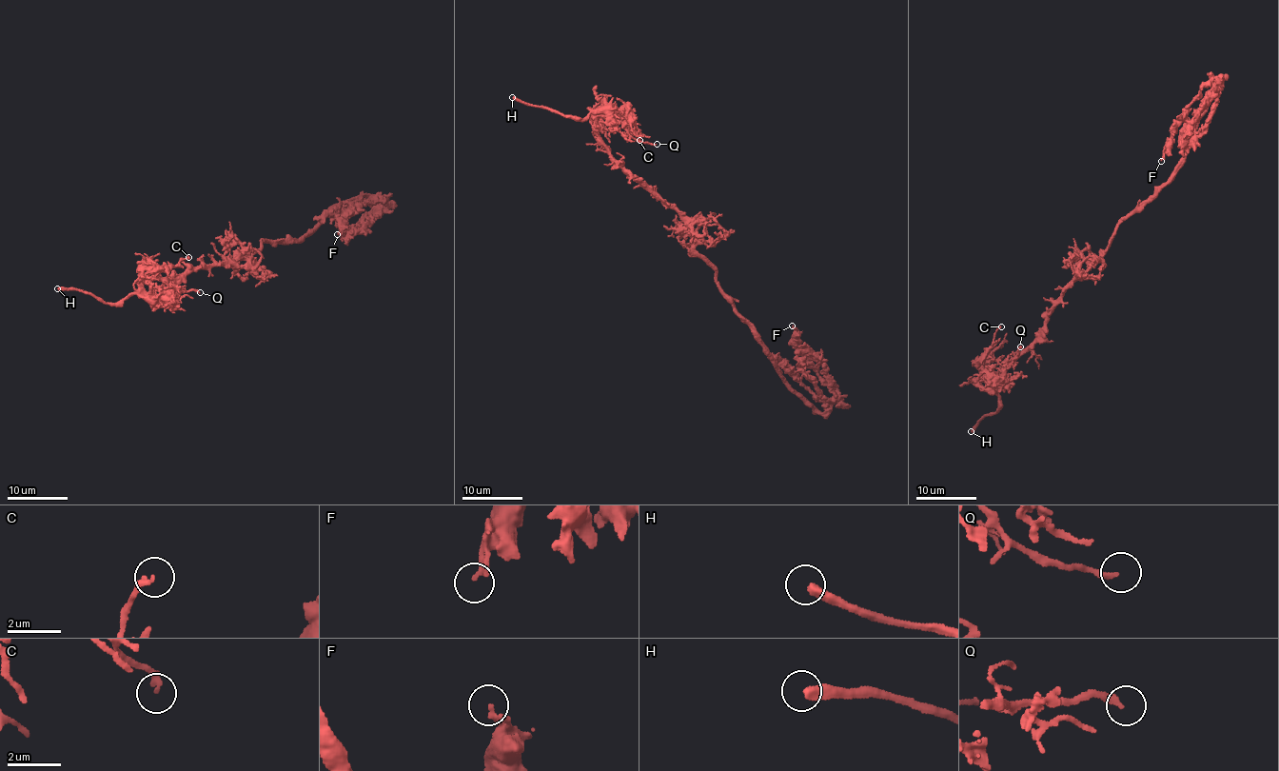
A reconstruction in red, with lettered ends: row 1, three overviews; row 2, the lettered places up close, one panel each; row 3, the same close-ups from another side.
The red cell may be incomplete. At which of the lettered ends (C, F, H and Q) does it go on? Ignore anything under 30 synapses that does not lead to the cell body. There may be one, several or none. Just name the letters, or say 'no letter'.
H

